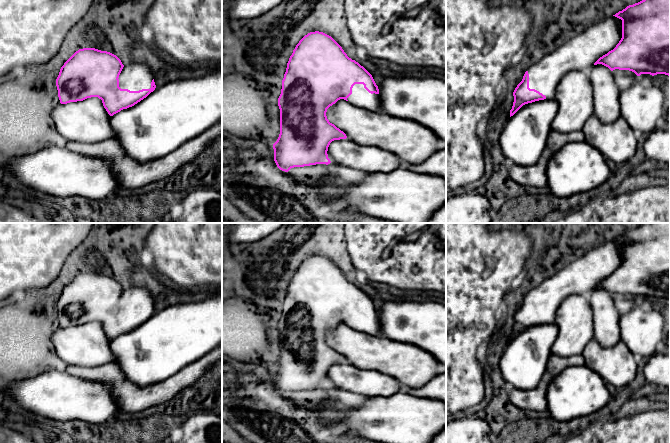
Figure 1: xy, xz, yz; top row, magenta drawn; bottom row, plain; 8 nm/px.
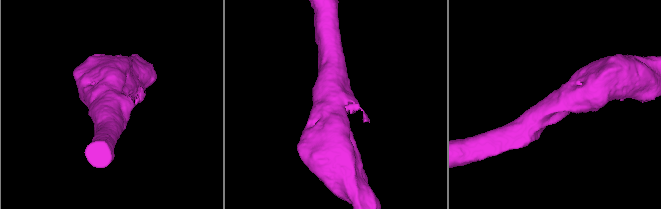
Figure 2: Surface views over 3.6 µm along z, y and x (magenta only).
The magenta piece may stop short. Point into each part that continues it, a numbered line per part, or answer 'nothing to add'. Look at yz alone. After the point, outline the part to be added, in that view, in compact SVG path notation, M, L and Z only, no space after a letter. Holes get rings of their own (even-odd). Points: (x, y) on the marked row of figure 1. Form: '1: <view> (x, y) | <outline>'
1: yz (581, 52) | M610 16L586 31L570 39L559 48L545 55L540 61L531 66L529 74L529 88L535 89L546 96L544 100L555 99L556 89L560 80L574 70L589 70L603 55L613 50L622 38L622 20Z

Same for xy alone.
1: xy (136, 76) | M144 63L124 65L119 75L119 87L130 91L150 89L154 79L152 69Z

